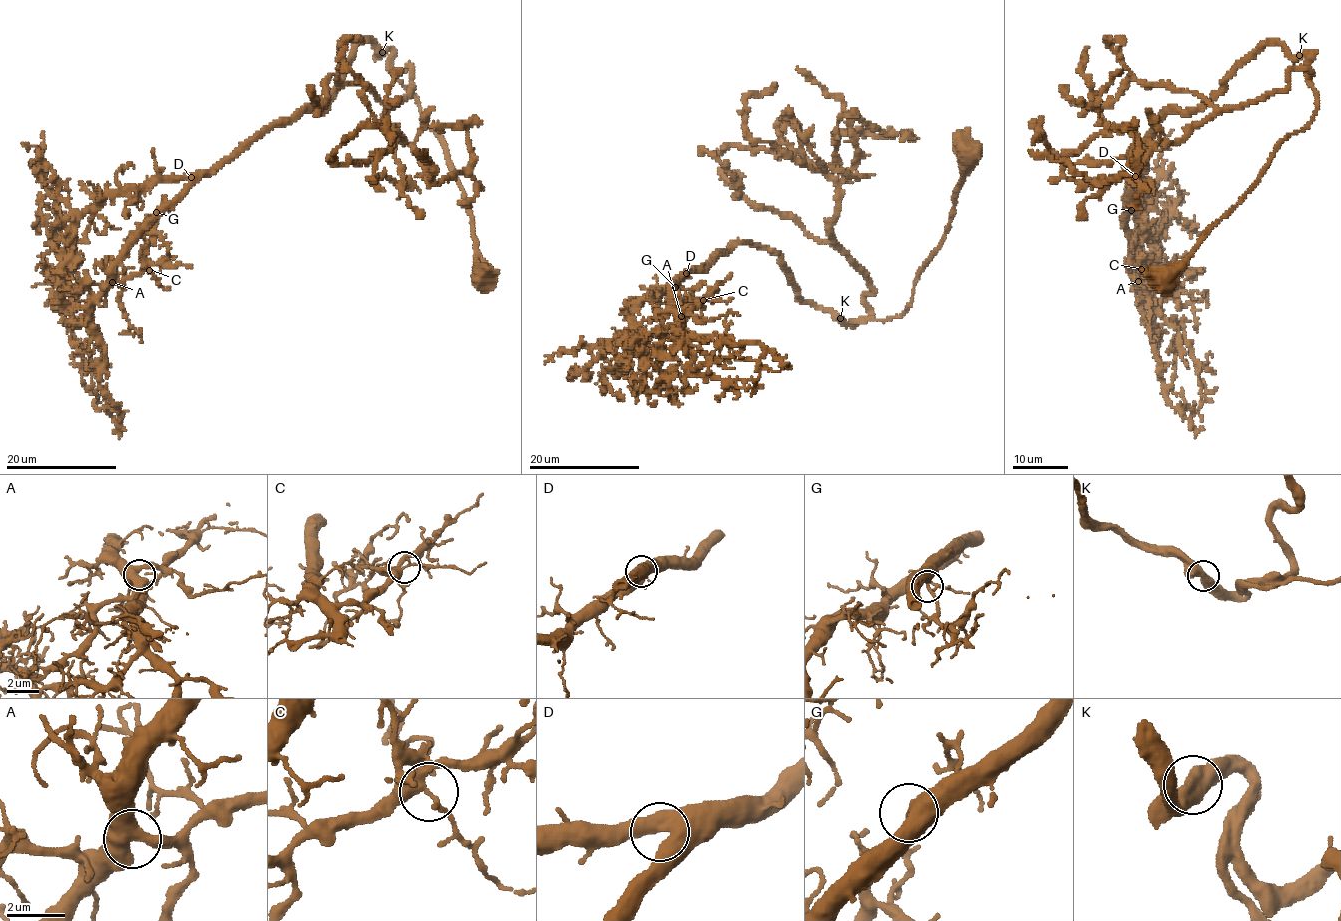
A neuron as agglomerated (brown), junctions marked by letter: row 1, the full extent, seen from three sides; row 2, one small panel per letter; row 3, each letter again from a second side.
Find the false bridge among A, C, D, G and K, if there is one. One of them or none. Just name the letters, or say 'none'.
none

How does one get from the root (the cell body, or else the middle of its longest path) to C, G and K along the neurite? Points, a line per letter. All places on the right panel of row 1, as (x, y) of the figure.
C: (1160, 275), (1309, 123), (1311, 52), (1267, 44), (1203, 104), (1152, 120), (1125, 204), (1137, 281), (1141, 269)
G: (1160, 275), (1309, 123), (1311, 52), (1267, 44), (1203, 104), (1152, 120), (1131, 210)
K: (1160, 275), (1192, 252), (1255, 182), (1283, 140), (1309, 123), (1317, 104), (1307, 66), (1311, 52), (1299, 55)

